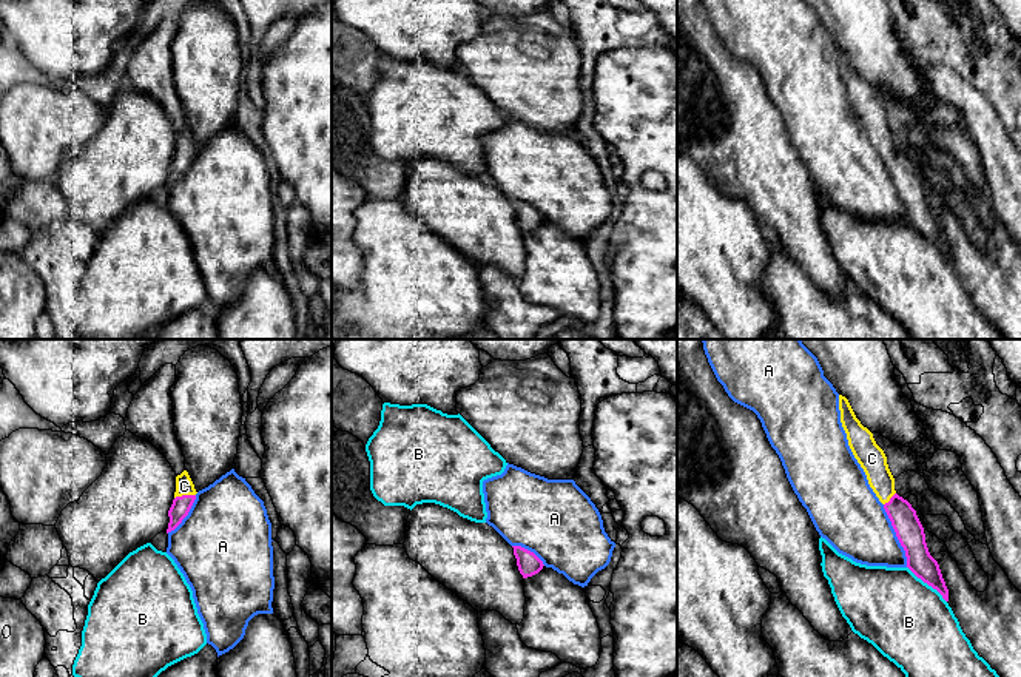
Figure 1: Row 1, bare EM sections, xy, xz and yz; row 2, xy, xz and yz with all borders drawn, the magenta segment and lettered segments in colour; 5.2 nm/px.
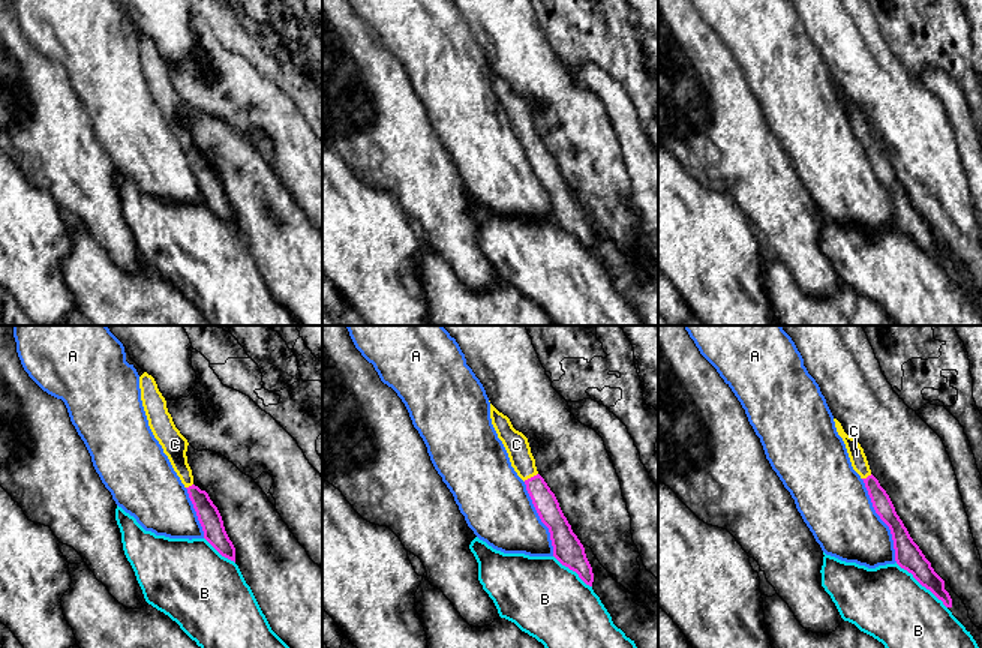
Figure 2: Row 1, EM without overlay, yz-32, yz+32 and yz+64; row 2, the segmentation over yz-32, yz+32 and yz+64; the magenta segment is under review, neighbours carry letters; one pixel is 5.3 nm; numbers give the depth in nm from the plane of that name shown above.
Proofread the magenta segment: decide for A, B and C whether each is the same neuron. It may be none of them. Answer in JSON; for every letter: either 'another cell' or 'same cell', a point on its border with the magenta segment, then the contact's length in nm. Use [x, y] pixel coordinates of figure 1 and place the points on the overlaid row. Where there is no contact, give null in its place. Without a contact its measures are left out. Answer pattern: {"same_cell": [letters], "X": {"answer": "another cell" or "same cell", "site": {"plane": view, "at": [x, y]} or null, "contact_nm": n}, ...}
{"same_cell": ["C"], "A": {"answer": "another cell", "site": {"plane": "yz", "at": [896, 535]}, "contact_nm": 360}, "B": {"answer": "another cell", "site": {"plane": "yz", "at": [927, 583]}, "contact_nm": 280}, "C": {"answer": "same cell", "site": {"plane": "xy", "at": [184, 495]}, "contact_nm": 110}}

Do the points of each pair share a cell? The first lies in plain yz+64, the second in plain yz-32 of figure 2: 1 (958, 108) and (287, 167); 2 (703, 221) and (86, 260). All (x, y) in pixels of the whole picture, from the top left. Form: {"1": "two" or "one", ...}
{"1": "one", "2": "two"}

